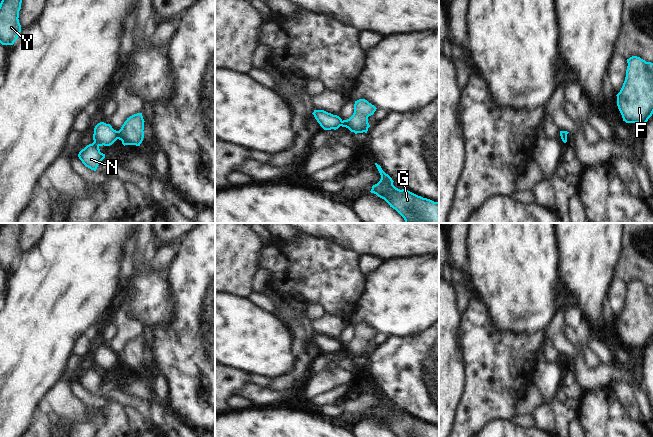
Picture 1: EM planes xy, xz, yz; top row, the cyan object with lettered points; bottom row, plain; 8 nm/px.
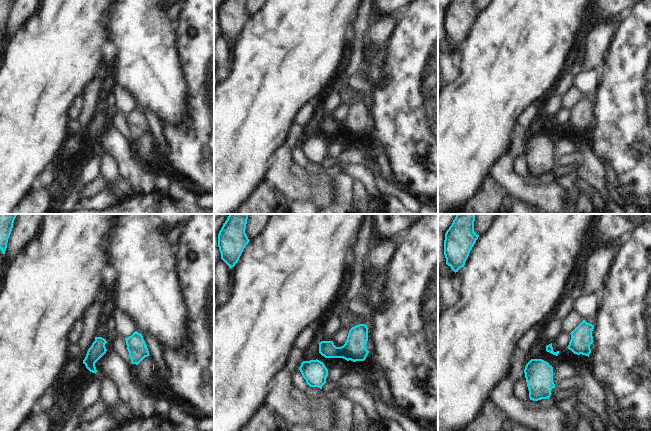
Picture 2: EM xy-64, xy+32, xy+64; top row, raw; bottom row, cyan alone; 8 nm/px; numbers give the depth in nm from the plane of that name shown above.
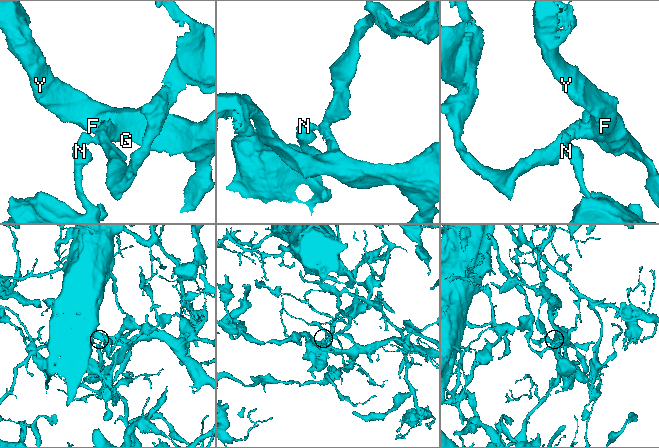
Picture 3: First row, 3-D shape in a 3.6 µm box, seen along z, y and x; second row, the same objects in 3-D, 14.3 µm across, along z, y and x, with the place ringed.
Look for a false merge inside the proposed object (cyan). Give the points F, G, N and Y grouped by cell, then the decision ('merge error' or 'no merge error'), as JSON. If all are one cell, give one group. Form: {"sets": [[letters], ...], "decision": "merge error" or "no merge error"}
{"sets": [["F", "G", "Y"], ["N"]], "decision": "merge error"}

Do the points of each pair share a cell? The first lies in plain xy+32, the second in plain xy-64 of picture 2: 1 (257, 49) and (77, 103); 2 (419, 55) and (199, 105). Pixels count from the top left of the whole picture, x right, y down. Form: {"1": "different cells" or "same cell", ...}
{"1": "different cells", "2": "same cell"}

